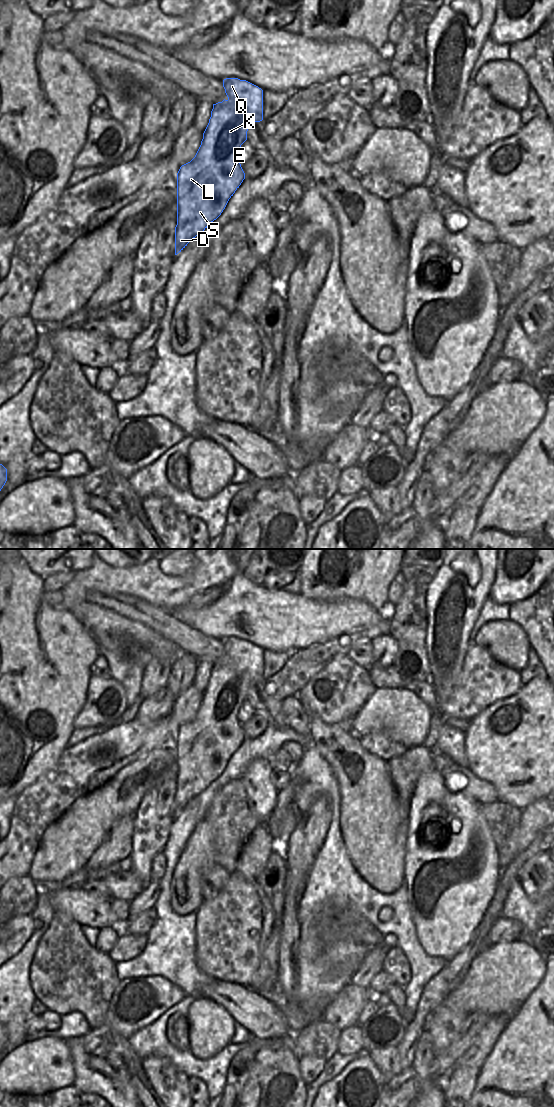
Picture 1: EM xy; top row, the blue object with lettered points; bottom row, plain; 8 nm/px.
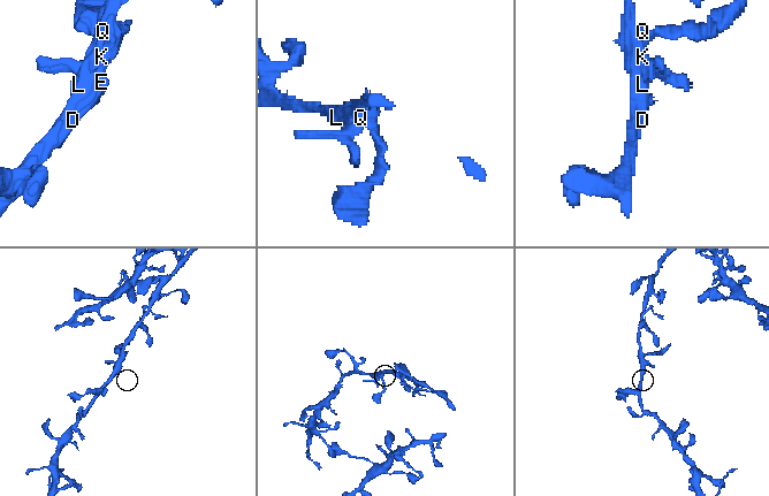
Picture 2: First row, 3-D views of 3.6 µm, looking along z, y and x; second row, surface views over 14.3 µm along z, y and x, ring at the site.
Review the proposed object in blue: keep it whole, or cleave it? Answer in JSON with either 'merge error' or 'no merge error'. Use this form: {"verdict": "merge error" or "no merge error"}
{"verdict": "no merge error"}

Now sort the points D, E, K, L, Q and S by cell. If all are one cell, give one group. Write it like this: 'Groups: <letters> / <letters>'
Groups: D E K L Q S

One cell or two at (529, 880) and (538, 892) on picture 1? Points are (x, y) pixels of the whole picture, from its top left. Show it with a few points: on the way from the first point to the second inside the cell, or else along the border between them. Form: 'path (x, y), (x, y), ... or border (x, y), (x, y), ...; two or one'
path (532, 883), (536, 889); one

